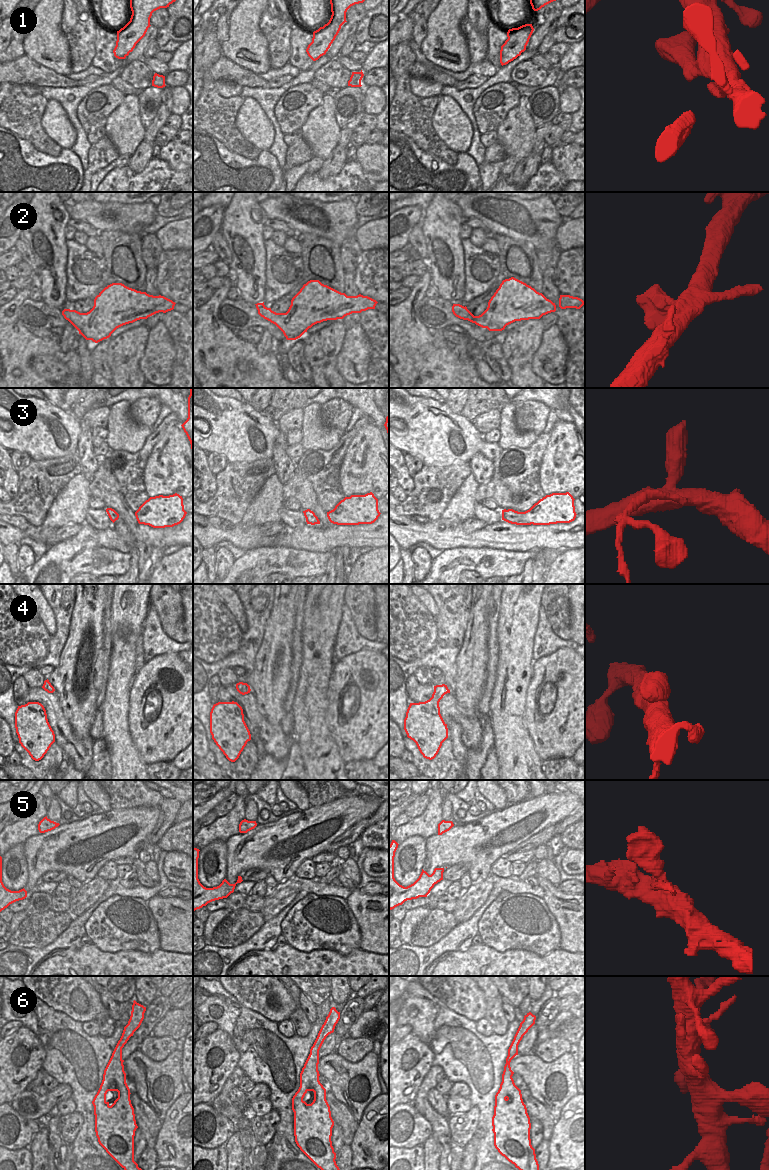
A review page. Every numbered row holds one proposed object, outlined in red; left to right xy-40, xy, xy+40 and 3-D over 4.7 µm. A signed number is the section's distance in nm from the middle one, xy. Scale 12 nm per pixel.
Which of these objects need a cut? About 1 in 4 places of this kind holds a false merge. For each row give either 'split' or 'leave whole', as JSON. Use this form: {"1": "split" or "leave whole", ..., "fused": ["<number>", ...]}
{"1": "leave whole", "2": "leave whole", "3": "split", "4": "leave whole", "5": "leave whole", "6": "leave whole", "fused": ["3"]}

